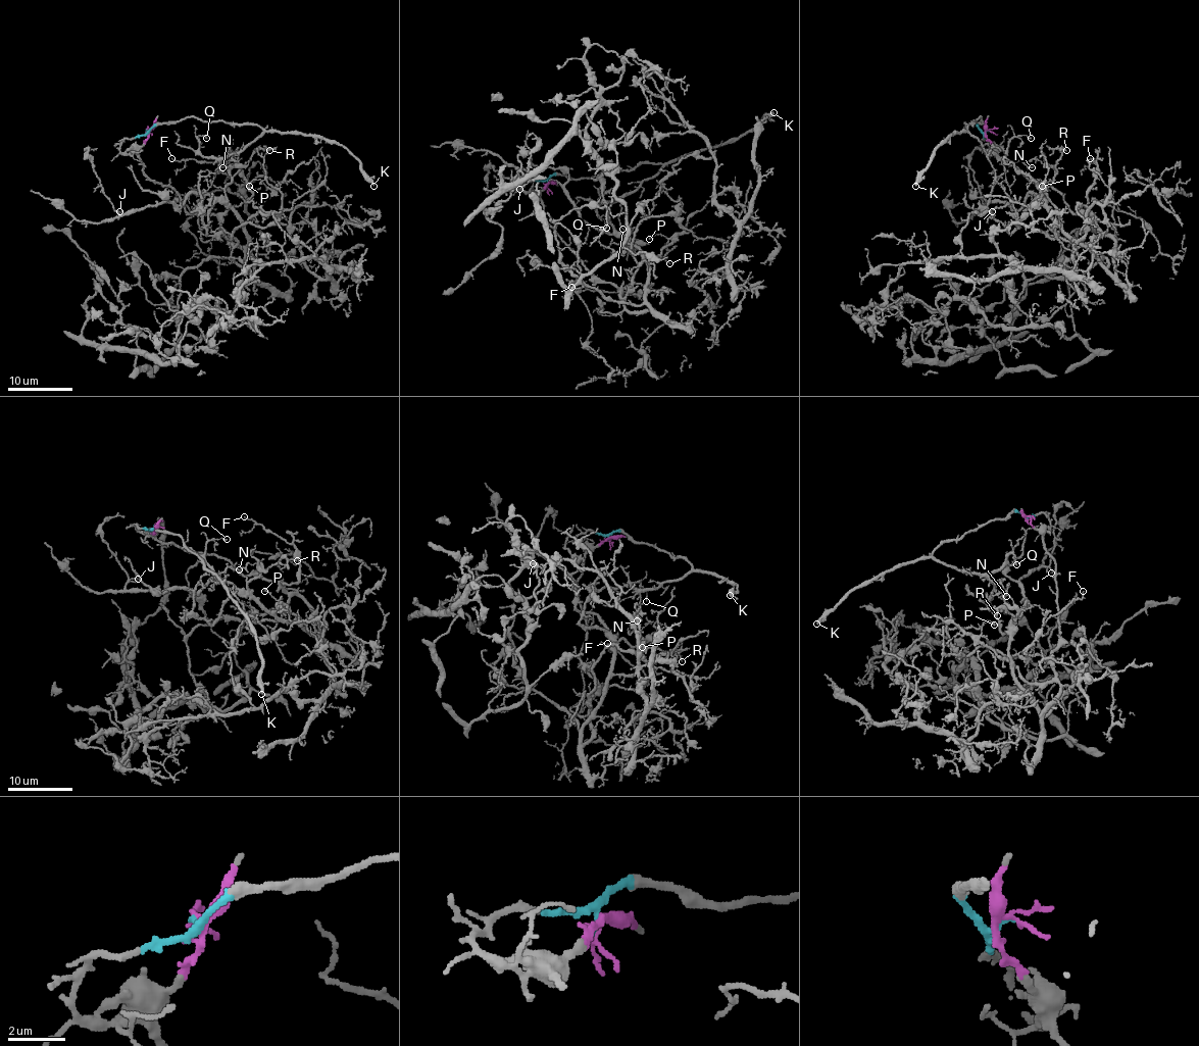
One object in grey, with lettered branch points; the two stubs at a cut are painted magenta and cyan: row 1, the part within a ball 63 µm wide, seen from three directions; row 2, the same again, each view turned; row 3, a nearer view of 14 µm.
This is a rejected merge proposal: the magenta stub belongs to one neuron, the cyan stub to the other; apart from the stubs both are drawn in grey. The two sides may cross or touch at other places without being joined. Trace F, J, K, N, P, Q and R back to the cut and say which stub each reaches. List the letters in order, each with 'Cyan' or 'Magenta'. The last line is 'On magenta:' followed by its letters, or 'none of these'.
F: Magenta
J: Magenta
K: Cyan
N: Cyan
P: Magenta
Q: Cyan
R: Magenta
On magenta: F, J, P, R

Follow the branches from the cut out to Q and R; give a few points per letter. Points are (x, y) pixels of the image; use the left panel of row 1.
Q: (148, 132), (188, 117), (260, 128), (260, 134), (223, 158), (207, 158), (199, 150), (197, 139), (207, 139)
R: (148, 131), (144, 171), (189, 213), (213, 213), (252, 274), (248, 232), (225, 188), (254, 153), (270, 150)

